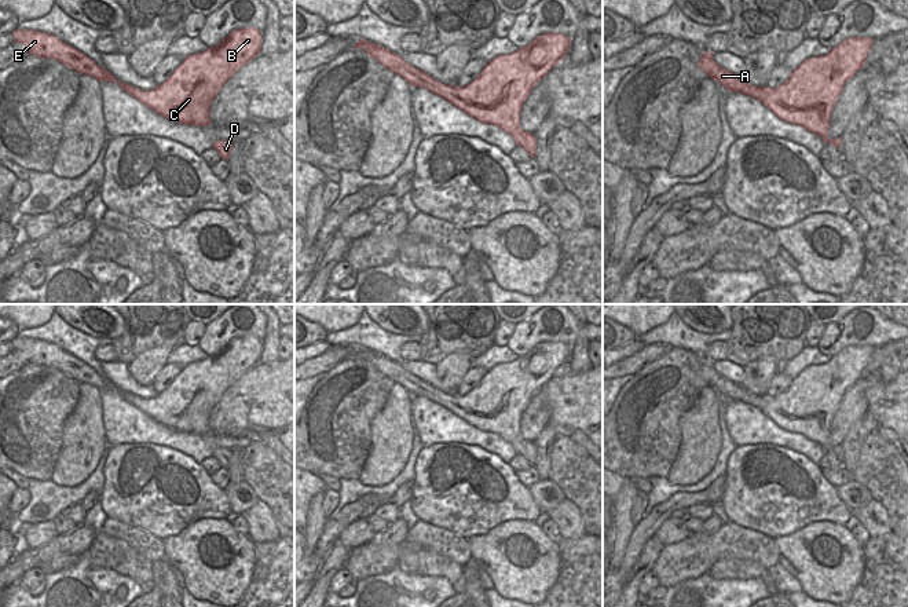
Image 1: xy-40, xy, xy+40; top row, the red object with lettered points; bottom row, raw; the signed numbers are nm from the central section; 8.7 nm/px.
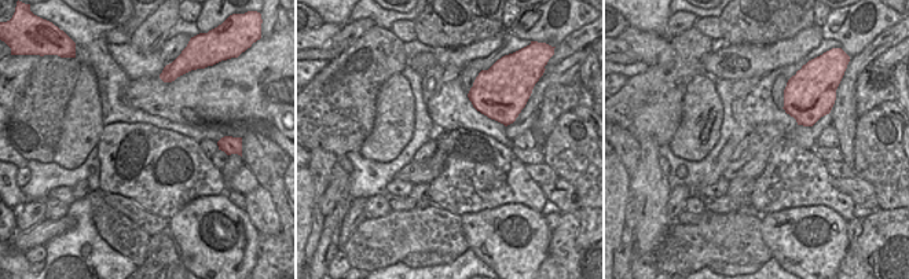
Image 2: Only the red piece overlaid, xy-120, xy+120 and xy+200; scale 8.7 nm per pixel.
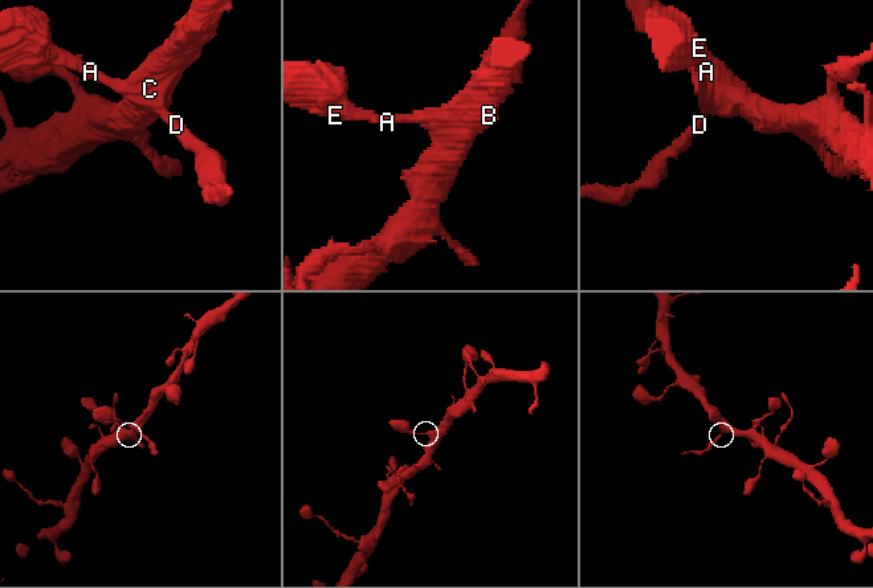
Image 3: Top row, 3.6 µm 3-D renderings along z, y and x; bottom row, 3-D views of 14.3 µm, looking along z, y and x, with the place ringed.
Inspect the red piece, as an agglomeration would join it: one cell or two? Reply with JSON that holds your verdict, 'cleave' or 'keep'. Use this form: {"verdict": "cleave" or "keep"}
{"verdict": "cleave"}

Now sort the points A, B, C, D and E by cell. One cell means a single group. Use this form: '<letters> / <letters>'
A B C E / D

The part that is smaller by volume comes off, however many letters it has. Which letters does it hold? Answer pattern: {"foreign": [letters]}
{"foreign": ["D"]}

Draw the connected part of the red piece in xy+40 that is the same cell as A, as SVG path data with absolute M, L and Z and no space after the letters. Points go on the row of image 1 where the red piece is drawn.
M849 37L841 41L836 47L831 48L827 55L805 59L791 76L777 88L755 87L747 83L742 76L737 76L721 67L714 59L714 52L703 52L698 65L699 67L717 80L729 92L740 92L759 100L776 117L794 125L801 125L806 131L828 138L830 116L832 109L845 87L845 84L858 70L865 66L868 51L874 43L872 37Z

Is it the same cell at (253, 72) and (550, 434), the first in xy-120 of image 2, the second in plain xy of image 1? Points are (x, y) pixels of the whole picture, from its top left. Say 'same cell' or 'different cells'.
different cells

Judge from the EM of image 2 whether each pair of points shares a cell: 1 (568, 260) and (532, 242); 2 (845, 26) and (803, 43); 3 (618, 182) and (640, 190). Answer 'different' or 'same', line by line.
1: different
2: different
3: different

